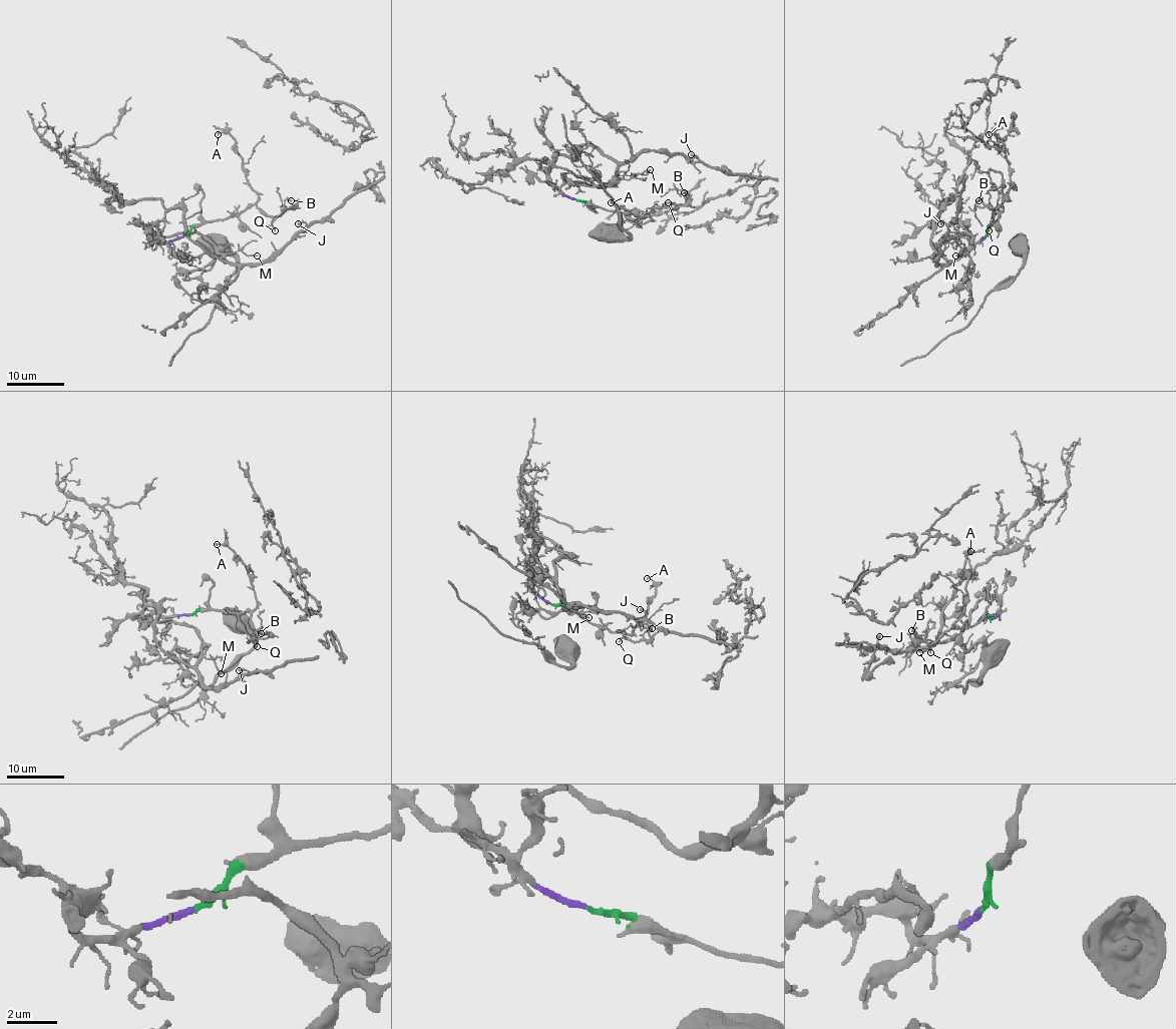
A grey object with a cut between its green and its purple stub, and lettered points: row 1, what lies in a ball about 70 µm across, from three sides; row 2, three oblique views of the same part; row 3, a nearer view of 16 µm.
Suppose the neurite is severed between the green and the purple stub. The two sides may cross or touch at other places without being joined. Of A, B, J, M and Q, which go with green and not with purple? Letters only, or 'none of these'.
A, B, Q

